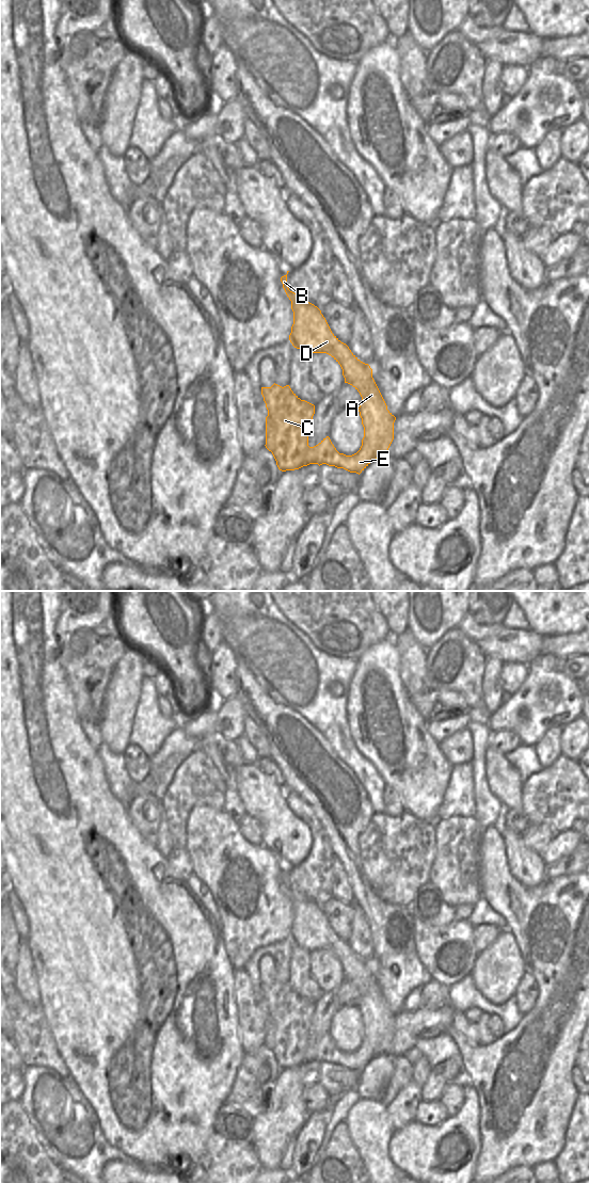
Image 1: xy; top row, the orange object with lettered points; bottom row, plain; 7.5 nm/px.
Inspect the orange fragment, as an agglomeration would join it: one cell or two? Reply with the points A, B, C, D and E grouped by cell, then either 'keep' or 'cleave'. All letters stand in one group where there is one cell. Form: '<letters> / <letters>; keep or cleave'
A B C D E; keep

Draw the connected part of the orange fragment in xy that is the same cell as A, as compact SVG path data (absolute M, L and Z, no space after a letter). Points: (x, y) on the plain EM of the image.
M287 872L281 875L283 885L291 898L293 909L293 922L289 938L297 946L307 952L327 950L331 953L341 964L345 980L352 982L361 992L362 998L360 1013L364 1024L364 1035L360 1048L346 1053L339 1051L329 1034L314 1044L308 1043L308 1028L315 1011L315 1003L301 997L290 986L273 981L271 985L261 985L261 992L268 1007L266 1014L266 1045L272 1050L280 1068L294 1068L309 1061L327 1061L337 1066L344 1066L350 1070L361 1071L373 1057L383 1054L394 1037L394 1020L396 1014L387 1007L387 1003L372 975L372 966L368 961L361 959L331 928L321 908L307 899L301 893L289 888Z

